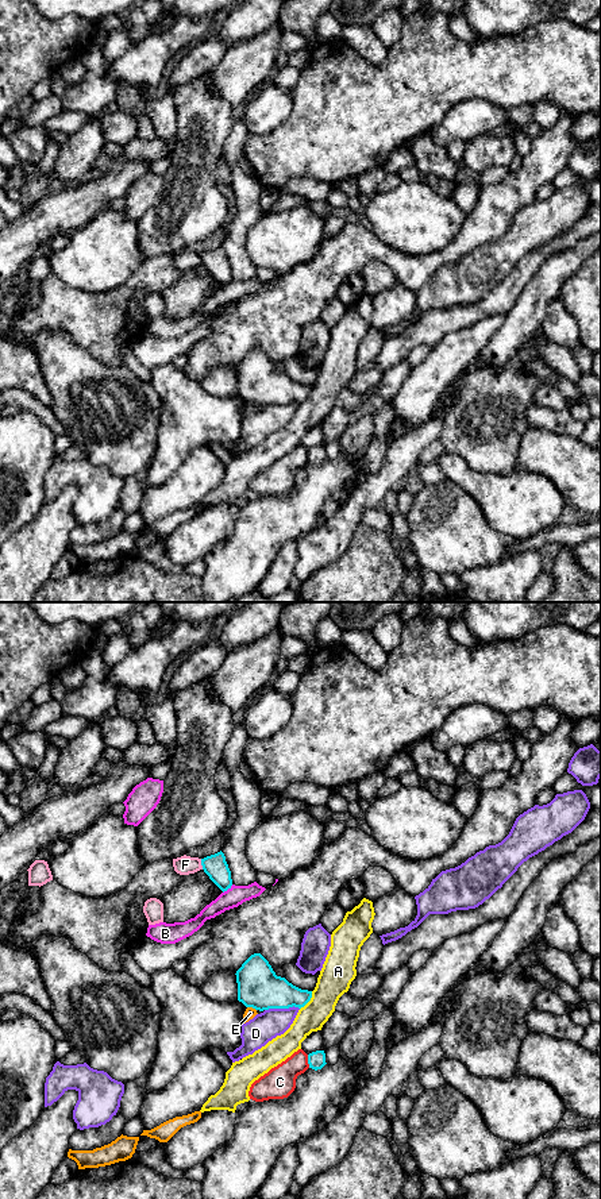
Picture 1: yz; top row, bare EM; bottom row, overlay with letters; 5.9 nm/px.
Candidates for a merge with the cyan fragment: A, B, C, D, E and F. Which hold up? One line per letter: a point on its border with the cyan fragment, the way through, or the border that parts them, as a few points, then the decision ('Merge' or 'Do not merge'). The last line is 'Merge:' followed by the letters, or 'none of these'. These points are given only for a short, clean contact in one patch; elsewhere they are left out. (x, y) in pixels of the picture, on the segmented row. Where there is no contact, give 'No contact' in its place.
A: Touches cyan at yz (308, 1001). Boundary: yz (312, 991), (312, 997), (300, 1009). Do not merge
B: Touches cyan at yz (227, 889). Boundary: yz (232, 885), (223, 893). Do not merge
C: Touches cyan at yz (308, 1061). Do not merge
D: Touches cyan at yz (281, 1007). Boundary: yz (299, 1007), (289, 1006), (265, 1010). Do not merge
E: Touches cyan at yz (251, 1006). Do not merge
F: Touches cyan at yz (201, 864). Boundary: yz (200, 859), (203, 868). Do not merge
Merge: none of these

